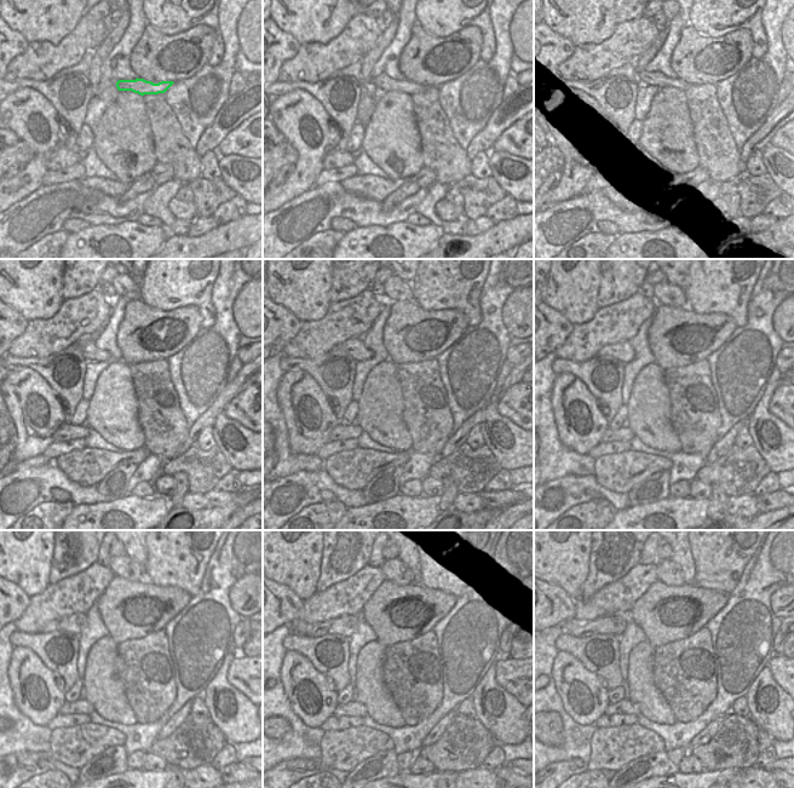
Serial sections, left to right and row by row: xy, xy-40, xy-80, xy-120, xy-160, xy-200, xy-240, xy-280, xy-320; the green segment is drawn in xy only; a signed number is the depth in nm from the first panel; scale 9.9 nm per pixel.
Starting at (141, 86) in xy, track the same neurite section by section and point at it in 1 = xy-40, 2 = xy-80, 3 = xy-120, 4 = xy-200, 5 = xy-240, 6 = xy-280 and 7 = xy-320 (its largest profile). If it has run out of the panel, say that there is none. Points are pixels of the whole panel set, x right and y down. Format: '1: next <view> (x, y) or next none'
1: next xy-40 (383, 81)
2: next xy-80 (656, 79)
3: next xy-120 (91, 354)
4: next xy-200 (622, 351)
5: next xy-240 (75, 623)
6: next xy-280 (345, 626)
7: next xy-320 (609, 625)

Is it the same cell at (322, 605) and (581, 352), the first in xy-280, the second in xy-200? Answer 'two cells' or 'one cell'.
one cell

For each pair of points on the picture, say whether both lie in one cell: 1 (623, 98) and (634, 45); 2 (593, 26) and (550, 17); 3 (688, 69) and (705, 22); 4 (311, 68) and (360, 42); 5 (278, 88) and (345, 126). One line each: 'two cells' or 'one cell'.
1: two cells
2: one cell
3: two cells
4: one cell
5: one cell

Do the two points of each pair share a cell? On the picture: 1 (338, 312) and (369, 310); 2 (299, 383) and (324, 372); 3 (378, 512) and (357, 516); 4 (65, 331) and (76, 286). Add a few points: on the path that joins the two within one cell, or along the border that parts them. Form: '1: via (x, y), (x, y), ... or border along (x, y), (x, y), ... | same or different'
1: via (345, 312), (360, 312), (362, 310) | same
2: border along (285, 371), (304, 371), (318, 385), (328, 401) | different
3: via (373, 516), (362, 516) | same
4: border along (97, 287), (64, 300) | different

